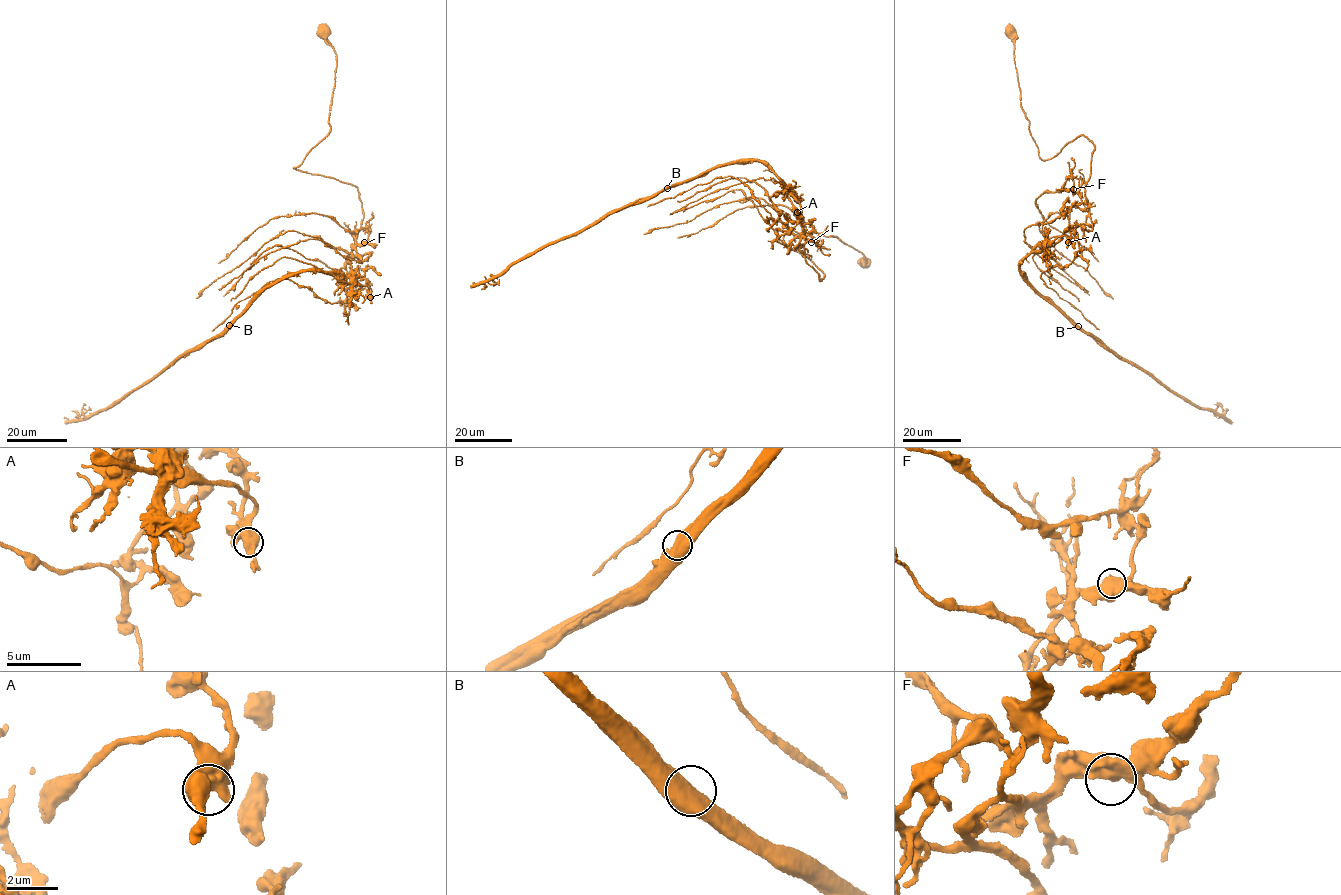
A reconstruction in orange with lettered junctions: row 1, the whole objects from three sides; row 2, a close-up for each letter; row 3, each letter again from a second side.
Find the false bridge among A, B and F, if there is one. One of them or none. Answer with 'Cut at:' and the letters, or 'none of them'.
Cut at: B

